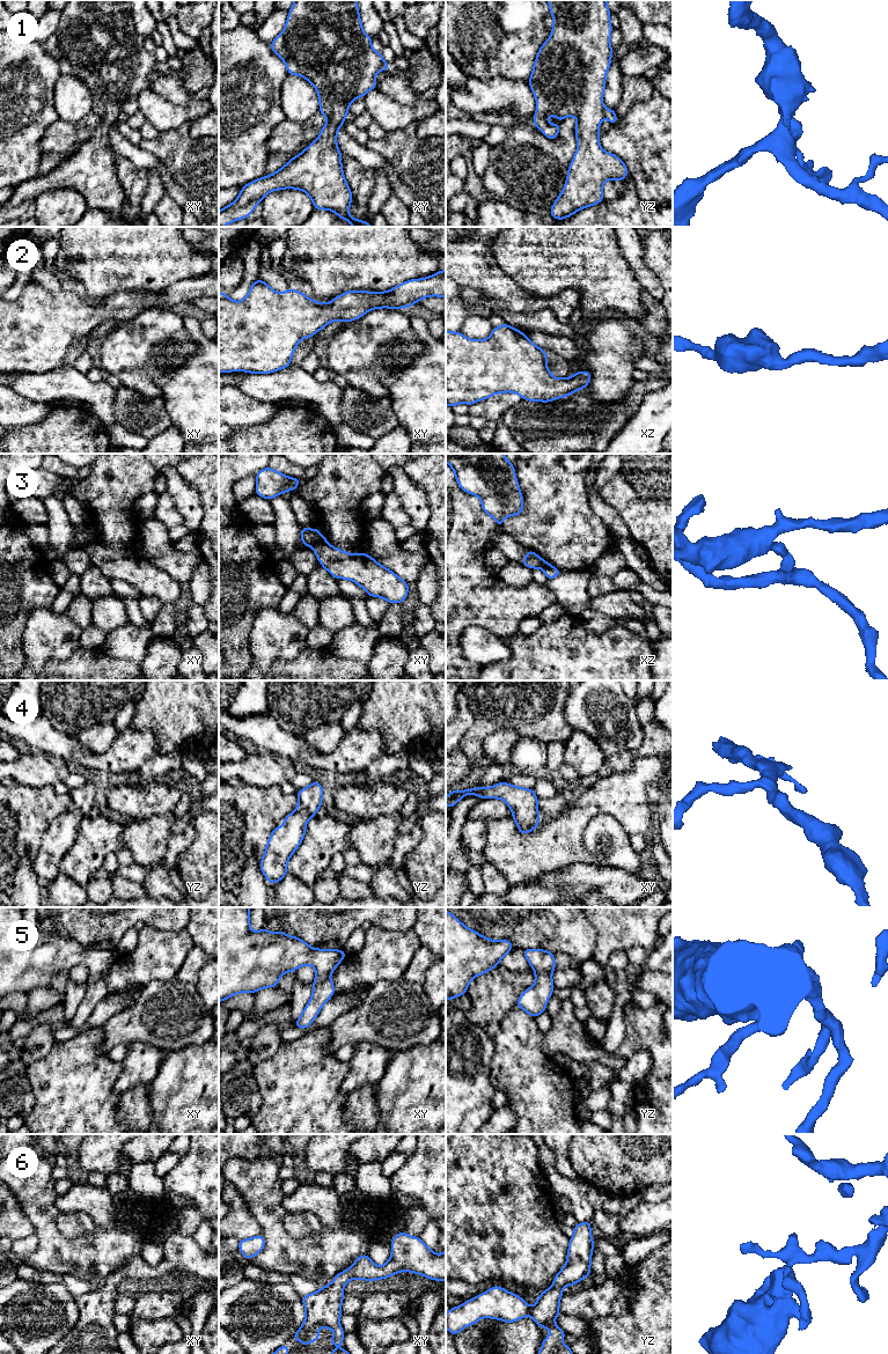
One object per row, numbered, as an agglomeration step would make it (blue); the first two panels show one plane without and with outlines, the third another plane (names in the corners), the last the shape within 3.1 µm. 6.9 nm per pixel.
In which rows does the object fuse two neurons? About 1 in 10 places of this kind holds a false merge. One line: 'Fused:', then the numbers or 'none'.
Fused: 3

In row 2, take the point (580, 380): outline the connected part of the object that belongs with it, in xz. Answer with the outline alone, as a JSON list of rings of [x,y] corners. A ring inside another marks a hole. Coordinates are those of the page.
[[[507,323],[494,326],[487,339],[469,339],[458,332],[446,330],[446,405],[471,405],[496,393],[514,392],[524,400],[552,402],[585,389],[590,381],[588,370],[571,377],[556,378],[546,367],[549,355],[533,344],[522,331]]]

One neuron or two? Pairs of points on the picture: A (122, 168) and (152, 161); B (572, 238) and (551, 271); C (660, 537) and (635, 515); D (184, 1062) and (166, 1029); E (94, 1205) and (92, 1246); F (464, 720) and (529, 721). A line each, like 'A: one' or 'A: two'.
A: two
B: one
C: one
D: two
E: two
F: two

